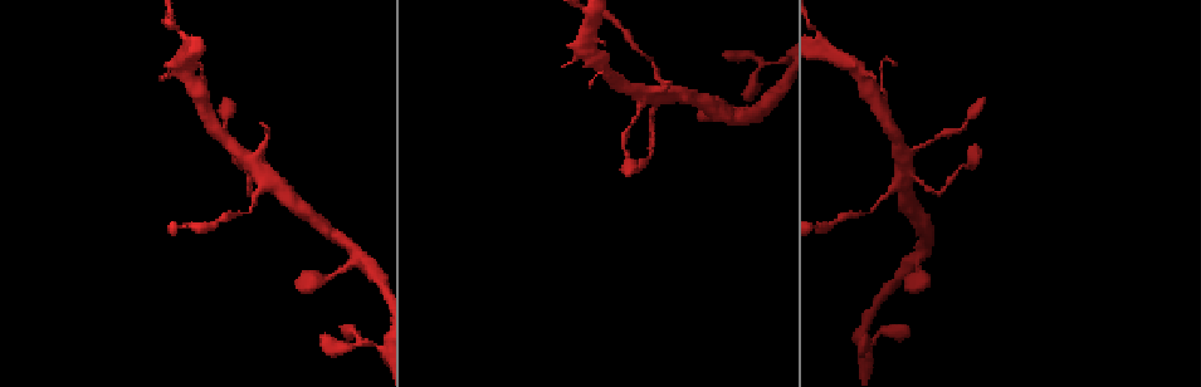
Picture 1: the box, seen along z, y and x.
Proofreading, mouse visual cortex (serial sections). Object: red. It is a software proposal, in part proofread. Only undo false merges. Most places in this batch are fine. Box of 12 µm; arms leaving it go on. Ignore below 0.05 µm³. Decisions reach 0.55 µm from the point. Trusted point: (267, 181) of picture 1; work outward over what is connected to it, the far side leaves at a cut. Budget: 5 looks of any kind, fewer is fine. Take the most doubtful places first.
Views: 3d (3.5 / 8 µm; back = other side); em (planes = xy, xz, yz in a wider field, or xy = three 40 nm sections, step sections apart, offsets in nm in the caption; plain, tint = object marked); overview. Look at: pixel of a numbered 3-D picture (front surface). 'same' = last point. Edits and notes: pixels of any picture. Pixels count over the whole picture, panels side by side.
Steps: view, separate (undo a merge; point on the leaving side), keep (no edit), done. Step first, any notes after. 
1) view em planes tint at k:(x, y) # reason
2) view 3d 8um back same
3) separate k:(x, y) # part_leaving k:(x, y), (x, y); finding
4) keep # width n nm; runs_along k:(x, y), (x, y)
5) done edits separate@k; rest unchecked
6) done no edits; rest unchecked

view em xy step 1 tint at 1:(250, 210) # calibre changes

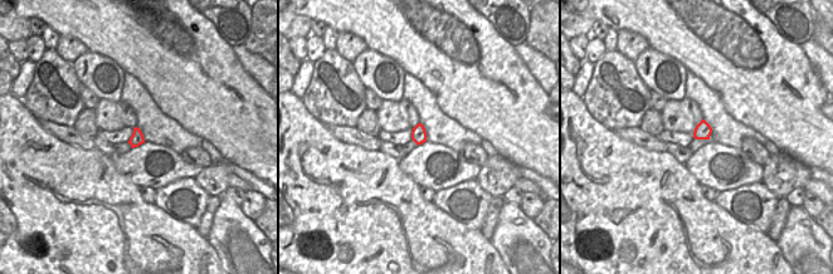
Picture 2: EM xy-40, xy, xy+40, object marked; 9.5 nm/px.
view 3d 3.5um same # see where the arms go

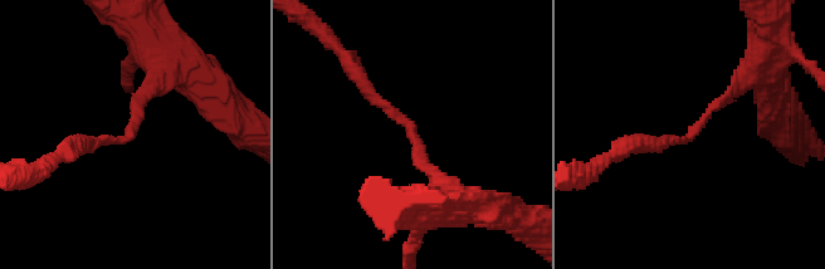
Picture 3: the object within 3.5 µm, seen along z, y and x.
keep # runs_along 3:(742, 83), (684, 141), (626, 148); continuous, no second cell

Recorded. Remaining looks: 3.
view 3d 3.5um at 1:(870, 345) # side arm on a straight run

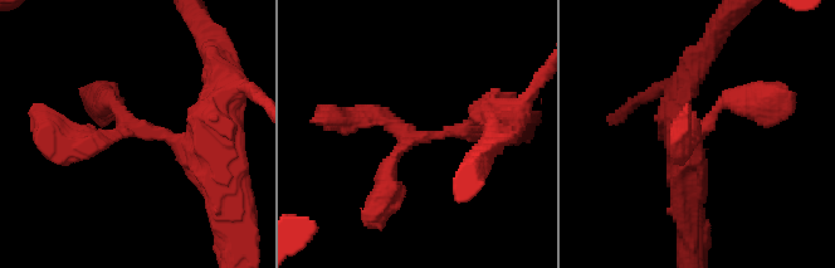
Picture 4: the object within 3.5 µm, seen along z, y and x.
view em xy step 2 tint at 4:(130, 130) # arms 3; arm_widths 200, 250, 300 nm

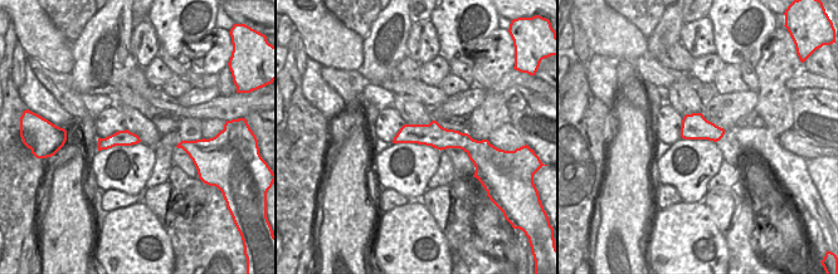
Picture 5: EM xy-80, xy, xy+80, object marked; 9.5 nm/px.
keep # runs_along 5:(396, 140), (437, 136), (471, 142); all the same cell

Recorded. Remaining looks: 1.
done no edits; rest unchecked

